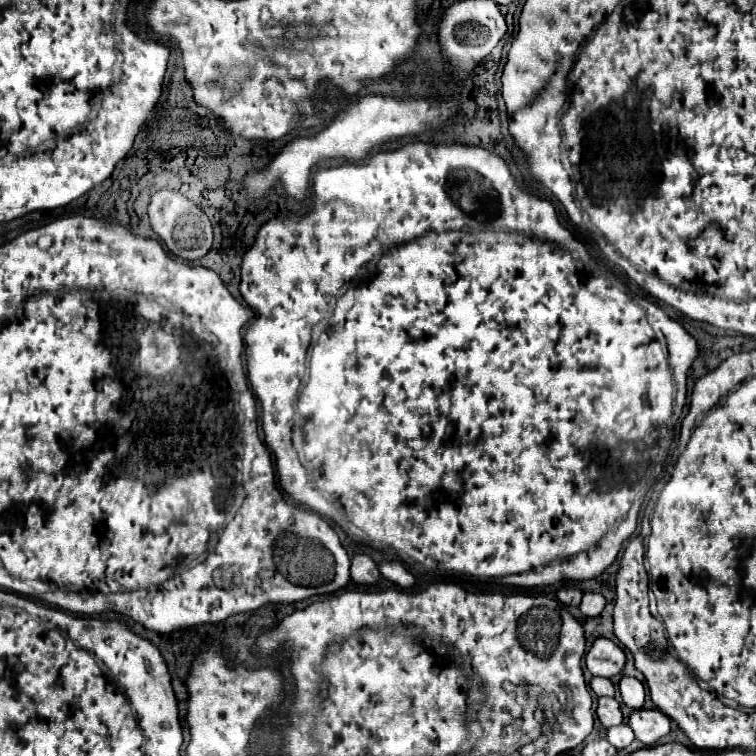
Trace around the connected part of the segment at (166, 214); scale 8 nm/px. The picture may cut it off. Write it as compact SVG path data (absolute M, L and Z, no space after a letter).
M161 190L151 198L149 222L153 232L165 242L167 250L177 258L183 258L187 262L197 262L203 256L207 256L207 252L211 250L213 230L209 218L201 212L201 208L197 208L197 204L193 204L191 200L187 200L177 192Z

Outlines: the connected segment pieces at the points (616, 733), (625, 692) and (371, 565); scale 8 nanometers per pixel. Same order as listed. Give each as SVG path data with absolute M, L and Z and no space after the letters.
M619 724L619 726L613 726L607 730L607 740L615 746L615 748L625 748L633 742L633 730L629 728L629 724Z
M623 676L621 682L619 682L619 692L621 692L623 702L625 702L629 708L633 708L633 710L643 708L643 702L645 702L645 688L643 688L643 684L641 684L637 678Z
M357 554L351 560L351 574L353 574L353 582L361 586L375 586L381 578L377 564L365 554Z

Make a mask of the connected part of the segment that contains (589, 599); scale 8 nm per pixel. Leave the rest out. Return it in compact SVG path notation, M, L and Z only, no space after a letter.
M585 592L585 594L583 594L583 600L581 600L581 604L579 604L579 608L581 608L581 612L583 612L585 616L595 618L595 616L599 616L599 614L603 612L603 608L605 608L605 598L603 598L601 594Z

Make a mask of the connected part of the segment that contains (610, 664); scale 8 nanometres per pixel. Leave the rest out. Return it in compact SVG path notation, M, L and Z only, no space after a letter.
M597 638L585 654L585 666L593 676L613 678L623 672L627 662L625 652L609 638Z

